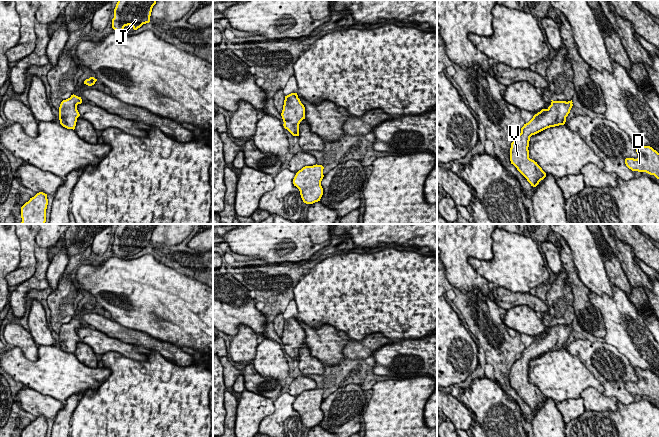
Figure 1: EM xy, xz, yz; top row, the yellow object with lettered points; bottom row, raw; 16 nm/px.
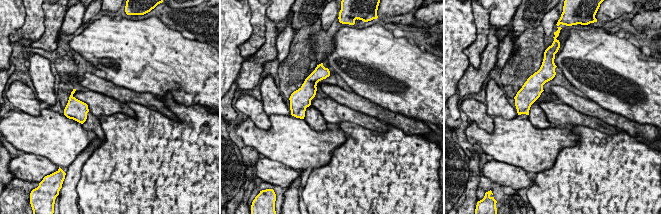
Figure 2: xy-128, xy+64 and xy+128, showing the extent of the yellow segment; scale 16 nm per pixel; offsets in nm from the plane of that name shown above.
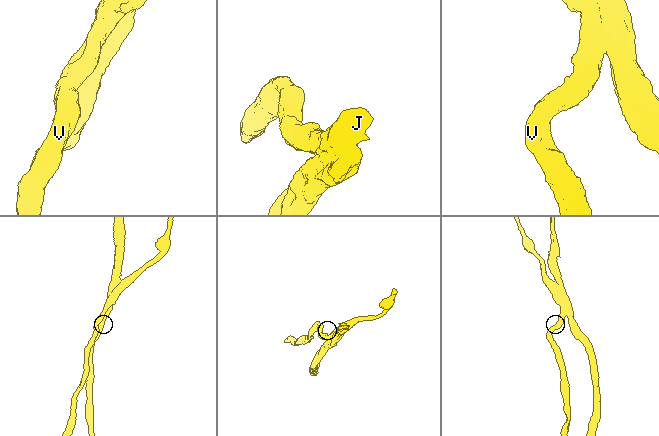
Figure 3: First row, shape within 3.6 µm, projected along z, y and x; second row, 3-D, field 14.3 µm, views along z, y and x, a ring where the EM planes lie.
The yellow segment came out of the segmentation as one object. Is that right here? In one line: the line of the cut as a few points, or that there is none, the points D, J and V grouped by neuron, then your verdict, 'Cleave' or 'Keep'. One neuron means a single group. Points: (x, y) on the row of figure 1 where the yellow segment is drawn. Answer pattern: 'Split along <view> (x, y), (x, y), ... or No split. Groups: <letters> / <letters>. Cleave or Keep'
No split. Groups: D J V. Keep

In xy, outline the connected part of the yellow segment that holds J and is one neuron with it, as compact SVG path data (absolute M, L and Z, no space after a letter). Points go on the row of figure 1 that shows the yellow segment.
M118 0L114 9L112 28L124 34L124 27L131 25L134 30L150 22L153 6L157 0Z

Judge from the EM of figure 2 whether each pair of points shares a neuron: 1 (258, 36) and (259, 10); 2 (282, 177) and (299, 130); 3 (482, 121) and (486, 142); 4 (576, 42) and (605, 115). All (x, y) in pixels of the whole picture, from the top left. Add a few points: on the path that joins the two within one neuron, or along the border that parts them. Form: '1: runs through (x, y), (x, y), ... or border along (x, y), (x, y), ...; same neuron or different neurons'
1: runs through (258, 30), (258, 16); same neuron
2: border along (265, 156), (280, 161), (298, 171); different neurons
3: border along (470, 121), (488, 132), (494, 131); different neurons
4: border along (589, 98), (602, 107), (619, 113), (624, 117); different neurons

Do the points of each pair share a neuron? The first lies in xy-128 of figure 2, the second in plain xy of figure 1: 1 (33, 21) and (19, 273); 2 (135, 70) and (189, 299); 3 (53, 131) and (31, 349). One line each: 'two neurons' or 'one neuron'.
1: one neuron
2: one neuron
3: two neurons

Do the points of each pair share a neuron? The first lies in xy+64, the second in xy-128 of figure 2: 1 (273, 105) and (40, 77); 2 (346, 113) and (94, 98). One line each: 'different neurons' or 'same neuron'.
1: same neuron
2: same neuron

